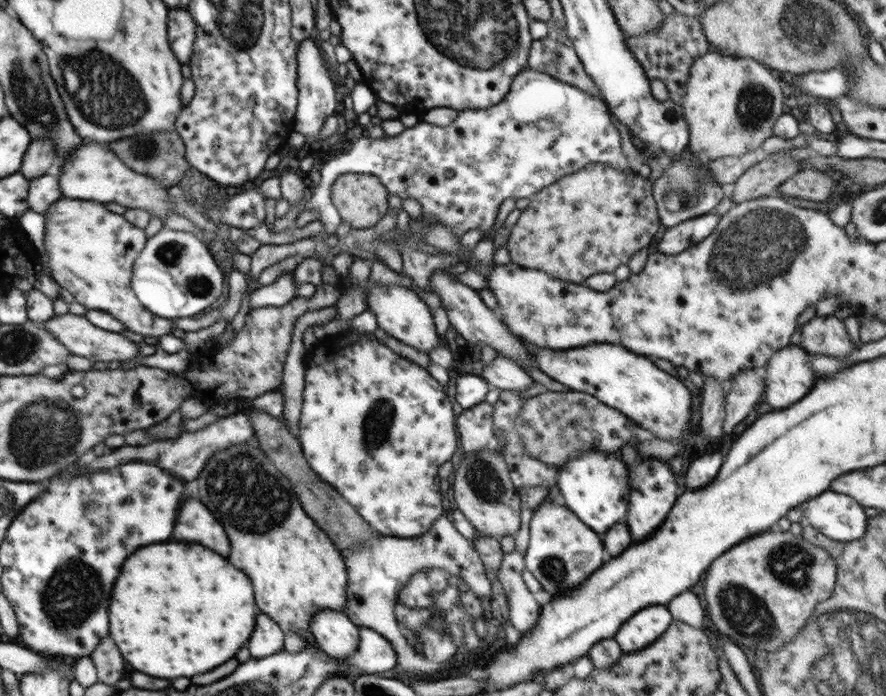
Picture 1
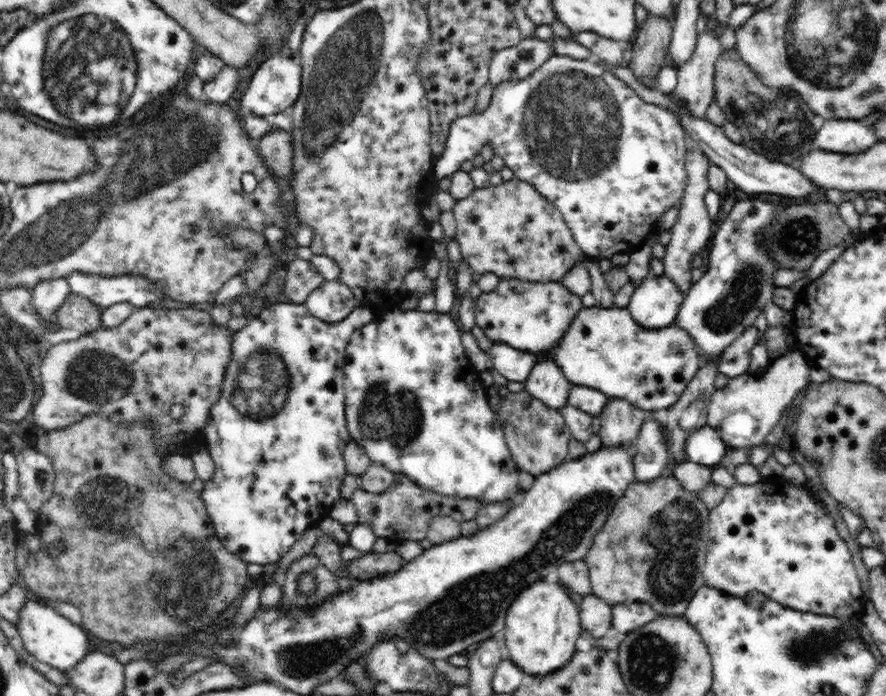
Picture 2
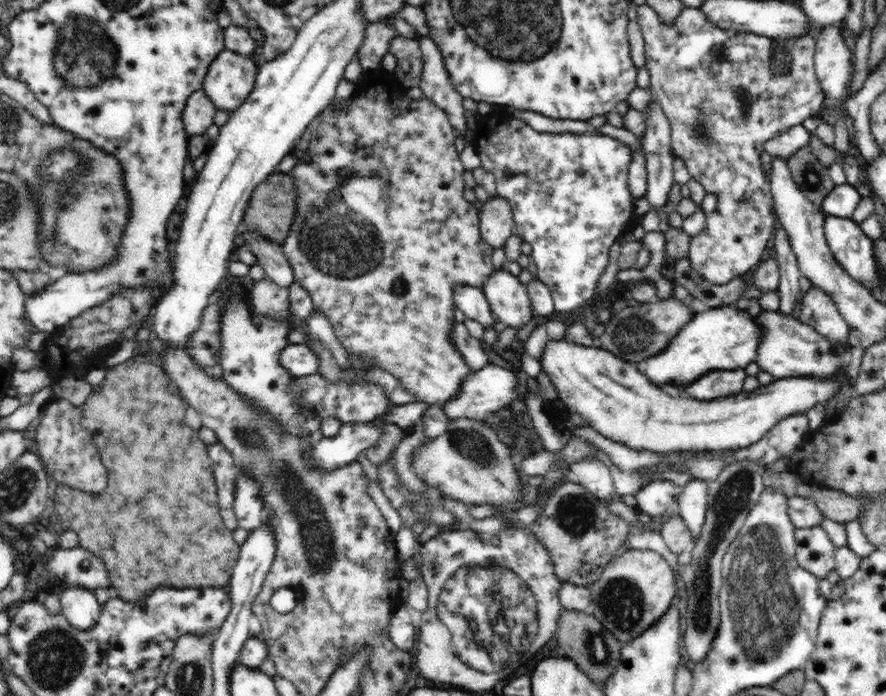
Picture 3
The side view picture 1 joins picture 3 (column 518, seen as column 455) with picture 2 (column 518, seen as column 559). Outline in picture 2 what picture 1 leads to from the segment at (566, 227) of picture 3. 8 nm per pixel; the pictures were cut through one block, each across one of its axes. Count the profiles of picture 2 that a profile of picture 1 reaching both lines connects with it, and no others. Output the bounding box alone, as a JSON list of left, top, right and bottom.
[434,55,686,261]

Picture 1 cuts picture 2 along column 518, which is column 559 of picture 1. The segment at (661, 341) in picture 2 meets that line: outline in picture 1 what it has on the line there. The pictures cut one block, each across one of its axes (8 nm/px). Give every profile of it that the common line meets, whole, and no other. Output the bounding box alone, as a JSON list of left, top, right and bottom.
[518,338,692,440]

